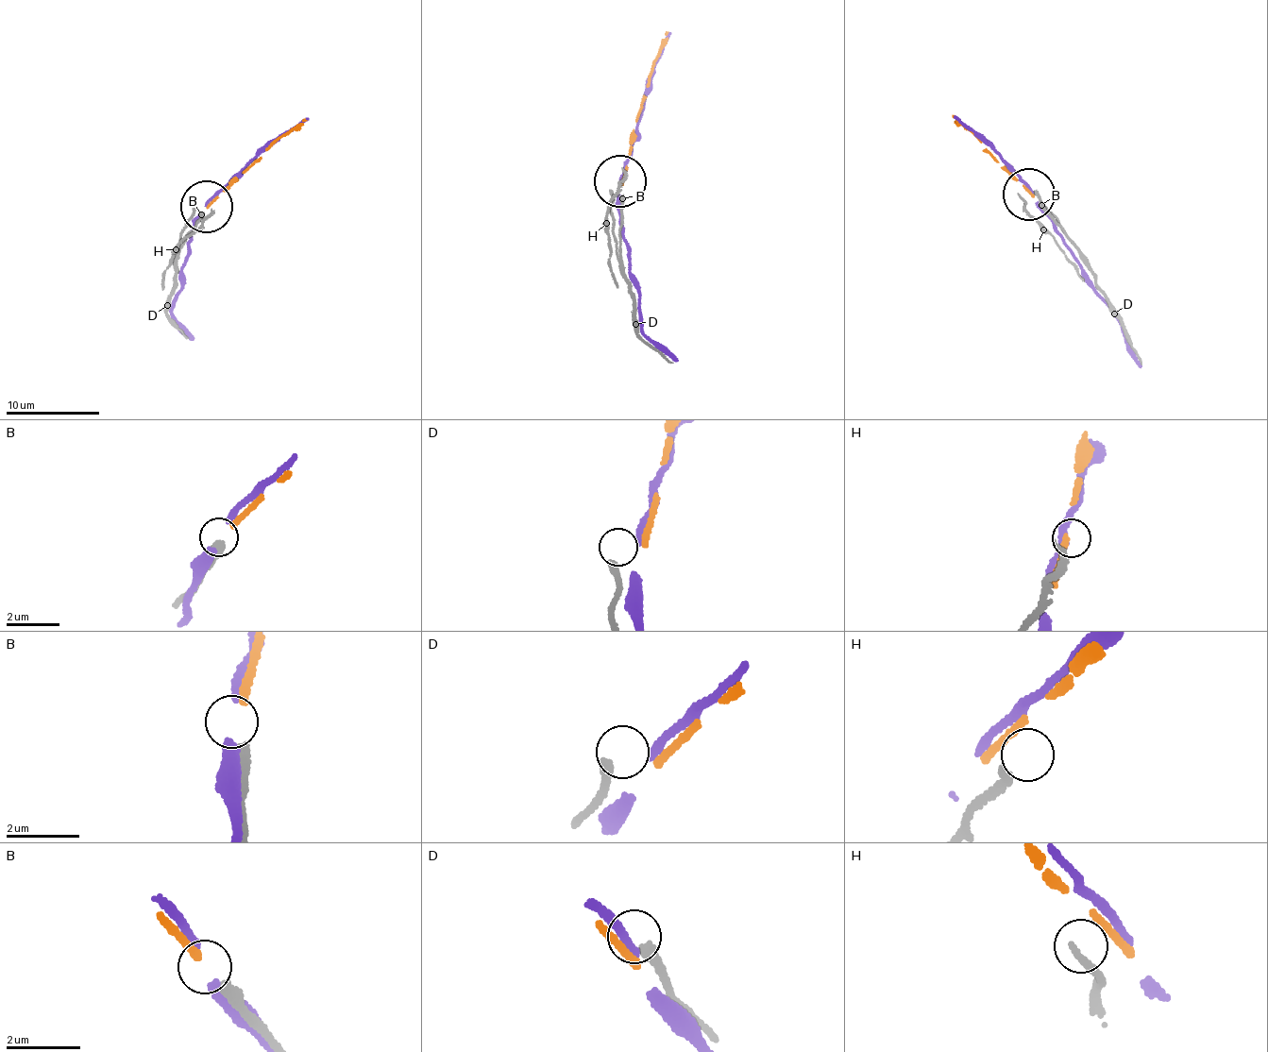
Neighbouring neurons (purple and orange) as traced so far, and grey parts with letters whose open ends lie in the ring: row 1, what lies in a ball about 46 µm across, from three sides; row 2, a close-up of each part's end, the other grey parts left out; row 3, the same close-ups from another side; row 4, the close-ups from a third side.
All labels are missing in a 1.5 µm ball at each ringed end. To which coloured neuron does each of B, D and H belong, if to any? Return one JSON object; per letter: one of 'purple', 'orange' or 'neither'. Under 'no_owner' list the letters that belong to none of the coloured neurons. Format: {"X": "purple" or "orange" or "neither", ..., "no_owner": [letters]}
{"B": "orange", "D": "neither", "H": "neither", "no_owner": ["D", "H"]}

